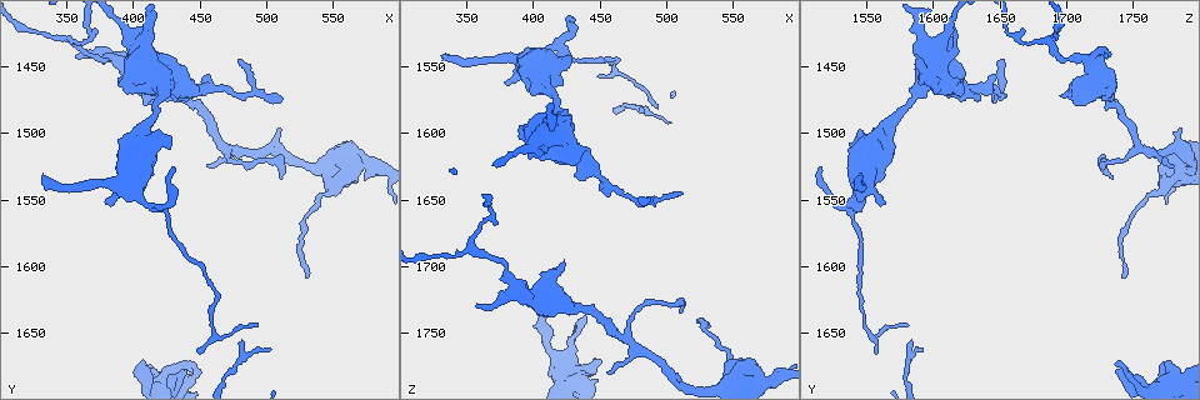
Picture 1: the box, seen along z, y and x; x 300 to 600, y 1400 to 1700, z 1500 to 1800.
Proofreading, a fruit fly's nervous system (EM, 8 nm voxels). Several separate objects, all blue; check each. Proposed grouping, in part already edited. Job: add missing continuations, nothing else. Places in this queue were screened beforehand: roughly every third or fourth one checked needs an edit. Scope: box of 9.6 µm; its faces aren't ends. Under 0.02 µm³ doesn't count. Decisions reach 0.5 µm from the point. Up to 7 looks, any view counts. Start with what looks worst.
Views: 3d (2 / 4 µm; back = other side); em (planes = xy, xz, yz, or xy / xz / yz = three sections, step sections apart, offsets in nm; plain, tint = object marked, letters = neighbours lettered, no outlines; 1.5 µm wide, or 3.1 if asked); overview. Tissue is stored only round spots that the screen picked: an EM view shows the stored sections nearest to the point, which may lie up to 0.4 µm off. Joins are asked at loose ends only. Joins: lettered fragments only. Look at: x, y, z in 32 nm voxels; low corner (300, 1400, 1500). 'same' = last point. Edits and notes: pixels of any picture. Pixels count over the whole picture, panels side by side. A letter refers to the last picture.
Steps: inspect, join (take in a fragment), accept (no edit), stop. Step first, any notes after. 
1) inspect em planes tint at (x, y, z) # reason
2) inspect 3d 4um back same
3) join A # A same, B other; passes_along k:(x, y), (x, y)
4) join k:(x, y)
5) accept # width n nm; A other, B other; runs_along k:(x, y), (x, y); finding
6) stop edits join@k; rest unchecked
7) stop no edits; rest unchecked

inspect em xy step 8 tint at (454, 1526, 1782) # tapers out

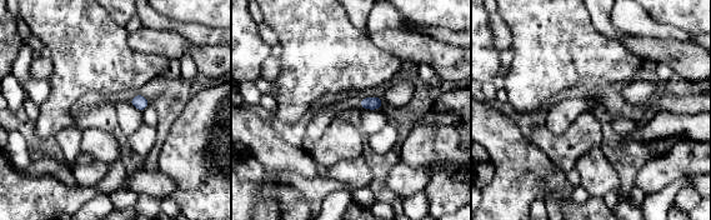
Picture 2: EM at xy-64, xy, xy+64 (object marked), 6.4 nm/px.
inspect em planes letters same # another direction

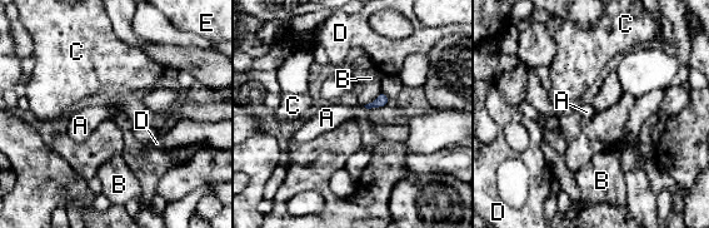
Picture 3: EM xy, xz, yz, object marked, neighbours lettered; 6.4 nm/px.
join A # longest_contact B 160 nm; A same, B other, C other, D other, E other; passes_along 3:(382, 100), (365, 107), (330, 117); it goes on there

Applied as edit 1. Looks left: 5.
inspect overview

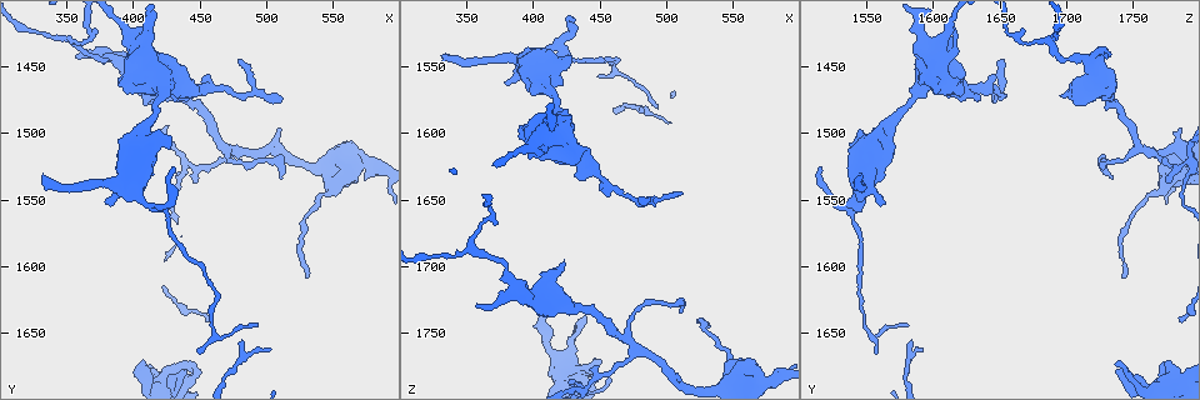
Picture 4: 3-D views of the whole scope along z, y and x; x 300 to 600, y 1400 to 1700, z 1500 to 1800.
inspect em yz step 8 tint at (358, 1440, 1730) # free end

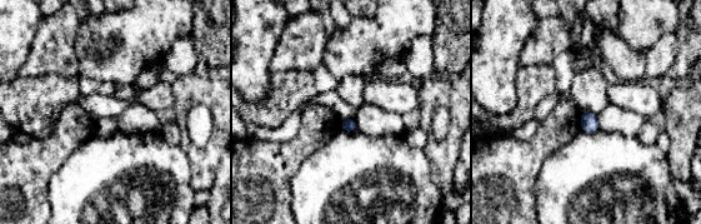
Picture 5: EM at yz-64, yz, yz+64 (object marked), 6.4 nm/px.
inspect em planes letters same

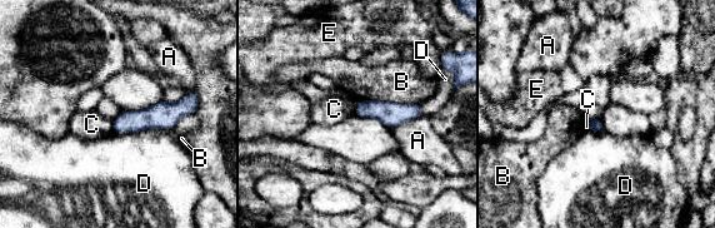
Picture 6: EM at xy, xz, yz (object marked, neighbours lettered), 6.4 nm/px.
accept # longest_contact D 550 nm; A other, B other, C other, D other, E other; none of them fits

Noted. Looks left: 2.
inspect em planes letters at (408, 1674, 1736)

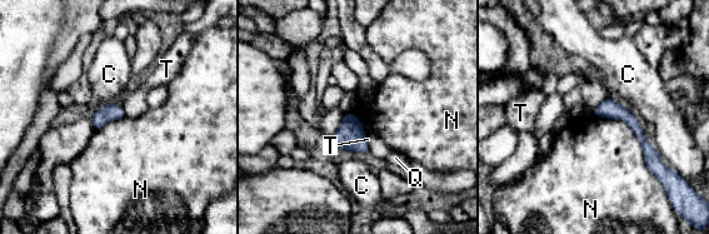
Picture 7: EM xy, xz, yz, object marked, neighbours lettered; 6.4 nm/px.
accept # C other, N other, Q other, T other; border 7:(592, 113), (629, 127), (654, 177); no lettered fragment goes on from it

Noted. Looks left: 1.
stop edits join@3; rest unchecked

